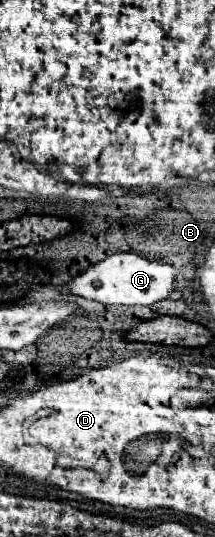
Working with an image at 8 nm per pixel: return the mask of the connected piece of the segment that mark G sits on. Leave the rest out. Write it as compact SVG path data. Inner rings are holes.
M122 252L114 254L88 270L84 270L80 276L76 276L70 282L70 292L84 296L88 300L98 300L102 304L156 304L166 300L174 292L176 282L176 268L172 264L164 264L158 260L148 260L138 254Z

